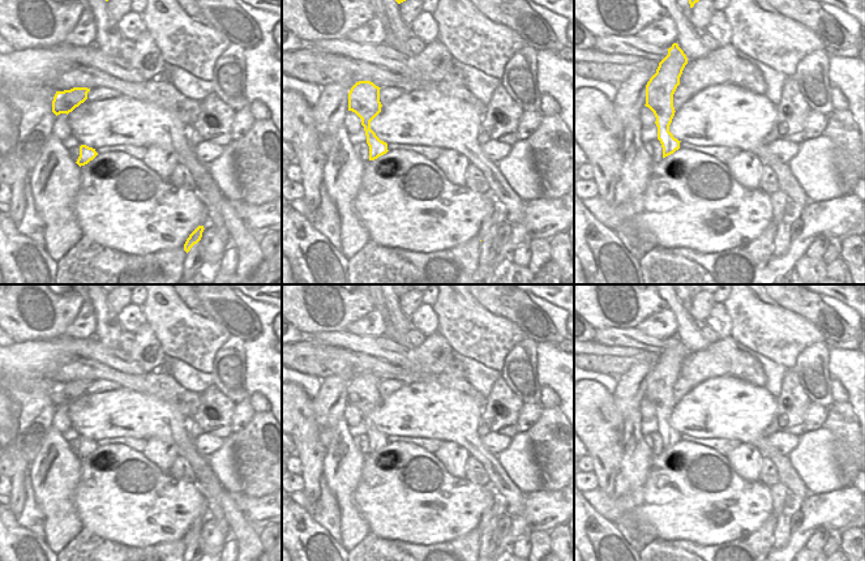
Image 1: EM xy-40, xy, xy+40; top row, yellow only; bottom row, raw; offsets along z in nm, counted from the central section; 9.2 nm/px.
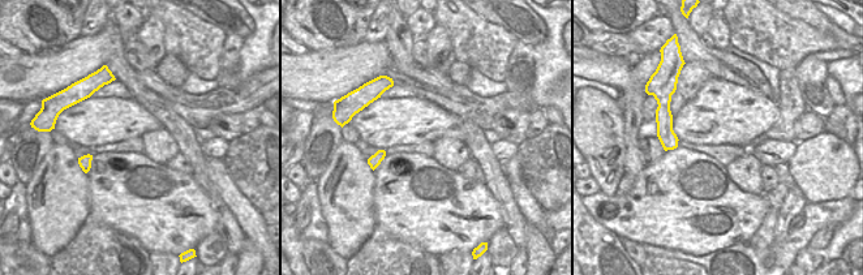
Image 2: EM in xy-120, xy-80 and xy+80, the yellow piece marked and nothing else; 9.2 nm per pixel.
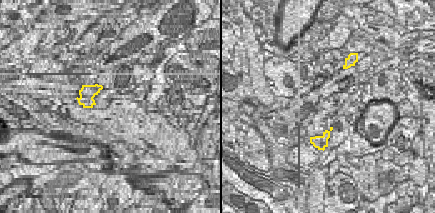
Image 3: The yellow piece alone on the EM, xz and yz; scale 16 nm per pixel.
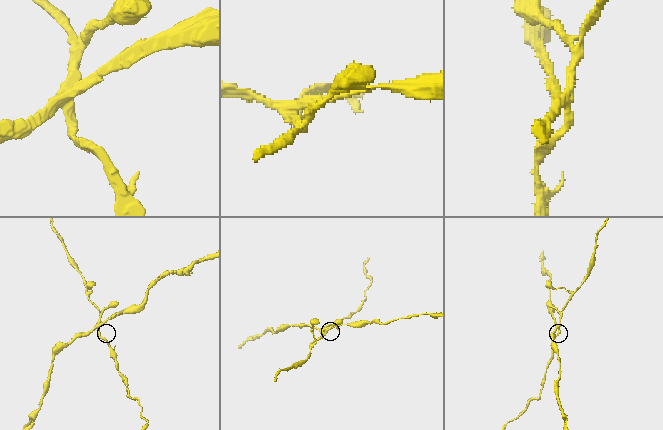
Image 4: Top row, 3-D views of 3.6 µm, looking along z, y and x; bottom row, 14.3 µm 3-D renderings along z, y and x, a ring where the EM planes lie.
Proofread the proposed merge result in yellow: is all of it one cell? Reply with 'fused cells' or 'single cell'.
fused cells

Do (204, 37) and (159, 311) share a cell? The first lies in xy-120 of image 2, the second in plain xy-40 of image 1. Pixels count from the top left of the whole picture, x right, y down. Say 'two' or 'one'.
one

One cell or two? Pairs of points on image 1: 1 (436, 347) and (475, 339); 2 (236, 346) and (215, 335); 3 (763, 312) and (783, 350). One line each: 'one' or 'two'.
1: two
2: two
3: one

